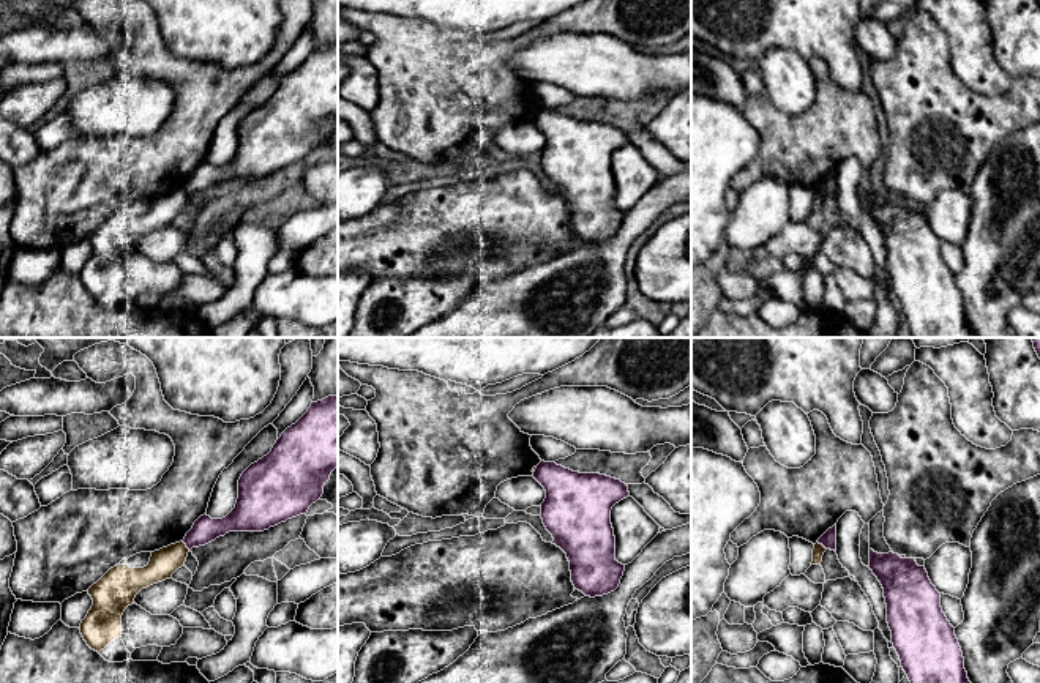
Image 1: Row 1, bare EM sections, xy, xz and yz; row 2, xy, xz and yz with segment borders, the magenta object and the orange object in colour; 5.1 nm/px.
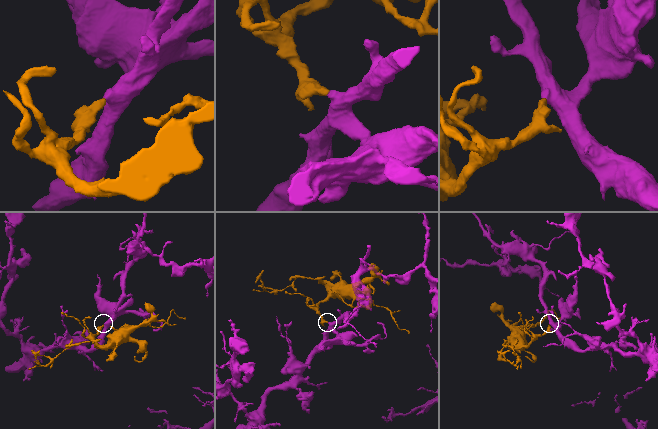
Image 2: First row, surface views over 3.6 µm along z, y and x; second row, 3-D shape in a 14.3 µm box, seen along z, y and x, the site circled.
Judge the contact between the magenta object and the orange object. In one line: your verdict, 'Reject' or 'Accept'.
Reject

